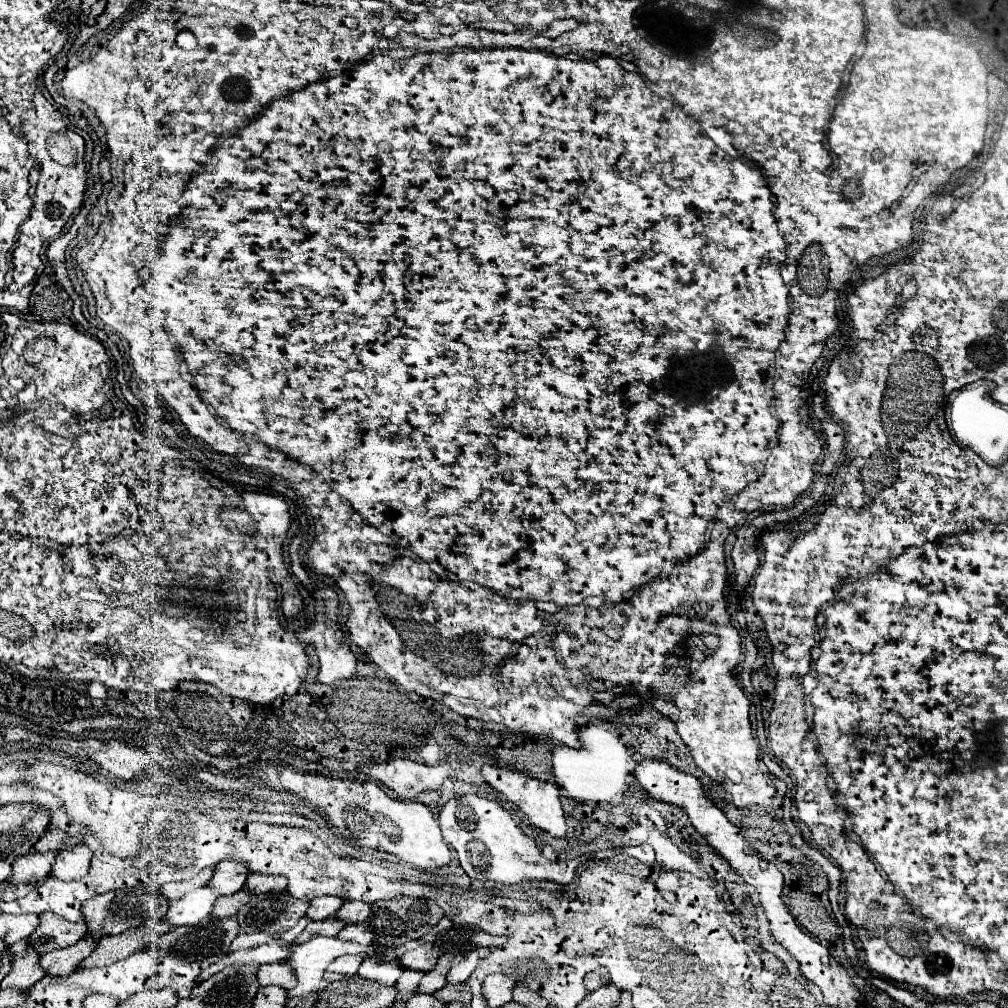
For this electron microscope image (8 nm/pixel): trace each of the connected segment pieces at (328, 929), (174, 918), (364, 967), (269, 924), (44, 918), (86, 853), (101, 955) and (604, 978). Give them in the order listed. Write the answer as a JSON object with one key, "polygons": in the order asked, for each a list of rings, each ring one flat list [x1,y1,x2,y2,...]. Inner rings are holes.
{"polygons":[[[329,917,329,919,325,919,325,921,317,921,317,923,311,921,311,923,301,931,301,935,297,937,297,943,303,943,303,941,315,937,315,935,335,937,345,925,347,925,347,923,341,921,341,919,337,919,337,917]],[[201,887,197,889,197,893,189,893,185,895,185,899,173,901,167,911,167,921,173,927,197,925,201,919,205,919,211,913,215,899,217,893,213,893,213,889]],[[366,959,359,967,359,977,375,979,381,985,395,985,400,977,401,963,397,960]],[[287,891,253,895,251,901,247,901,239,909,237,921,247,933,265,931,277,935,291,929,305,915,307,909,309,901,289,897]],[[41,913,41,925,31,933,29,945,39,953,47,953,53,949,69,947,83,937,89,937,89,927,85,921,69,923,55,913]],[[81,843,75,847,61,849,57,859,55,859,55,865,51,869,51,875,57,879,65,879,65,881,81,879,89,871,91,857,93,857,93,851]],[[155,921,137,929,131,929,121,935,105,935,97,941,97,949,89,959,81,963,81,967,103,967,115,963,141,947,147,947,149,941,155,941,159,935,167,933,171,927,165,921]],[[597,967,593,969,591,973,585,975,585,987,587,991,593,991,593,989,599,989,603,985,607,985,611,979,609,979,609,971,605,967]]]}

